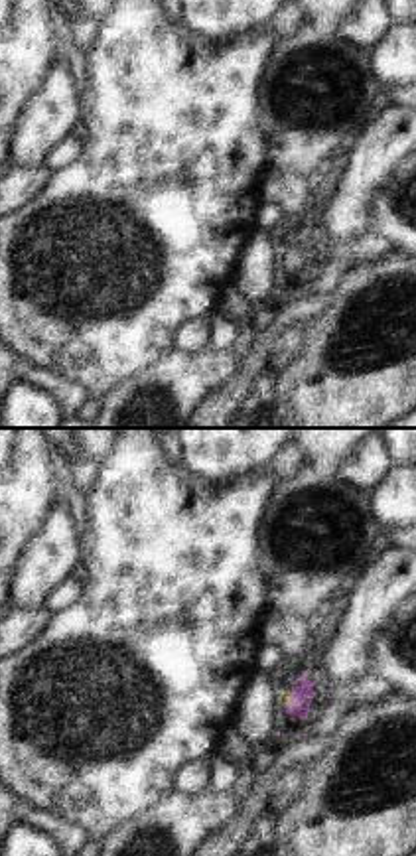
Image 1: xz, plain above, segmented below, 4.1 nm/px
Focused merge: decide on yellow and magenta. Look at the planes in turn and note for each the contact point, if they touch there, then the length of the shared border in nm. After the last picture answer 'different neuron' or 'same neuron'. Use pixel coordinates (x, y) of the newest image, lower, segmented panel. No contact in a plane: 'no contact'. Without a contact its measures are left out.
(290, 701) | 60 nm

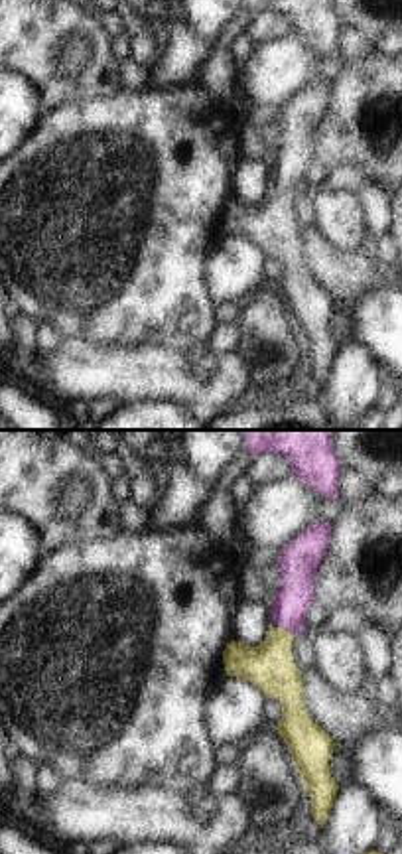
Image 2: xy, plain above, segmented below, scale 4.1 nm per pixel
(284, 630) | 90 nm

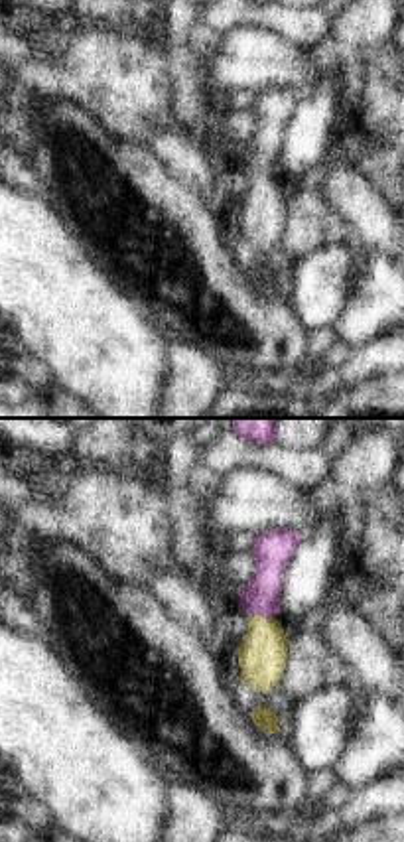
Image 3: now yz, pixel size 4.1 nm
(261, 616) | 100 nm

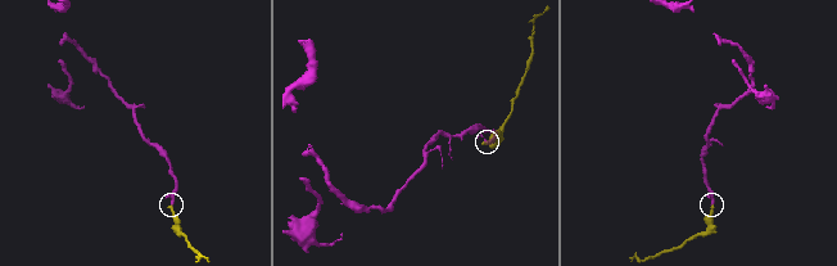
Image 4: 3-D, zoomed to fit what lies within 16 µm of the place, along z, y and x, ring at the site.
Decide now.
same neuron

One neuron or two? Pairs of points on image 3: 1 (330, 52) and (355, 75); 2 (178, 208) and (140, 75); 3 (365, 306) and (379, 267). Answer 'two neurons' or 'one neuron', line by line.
1: one neuron
2: two neurons
3: one neuron

